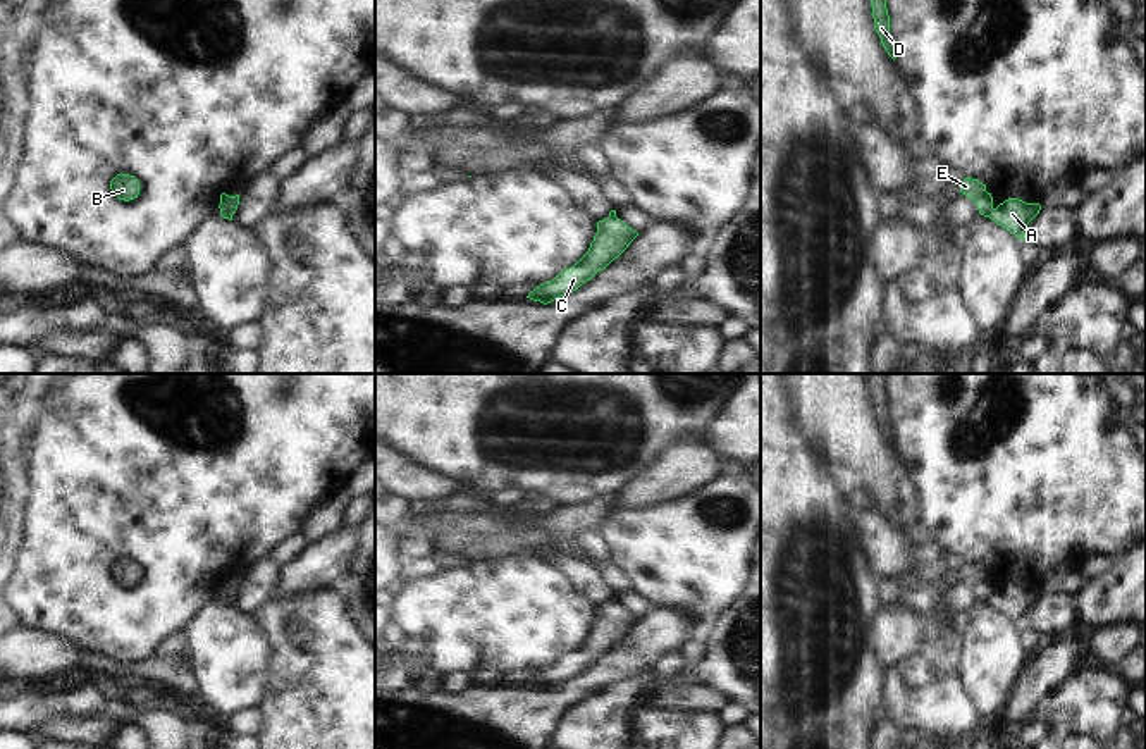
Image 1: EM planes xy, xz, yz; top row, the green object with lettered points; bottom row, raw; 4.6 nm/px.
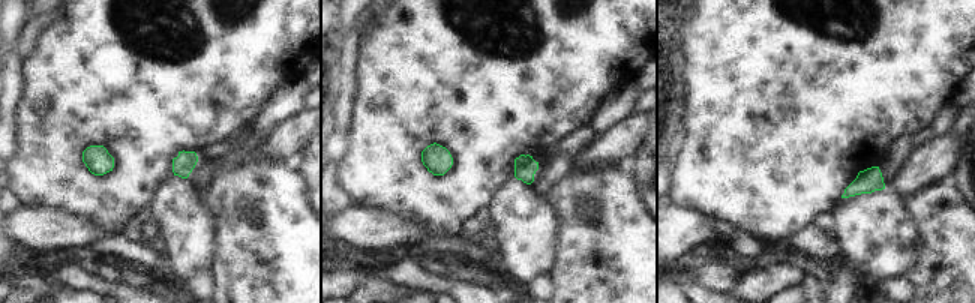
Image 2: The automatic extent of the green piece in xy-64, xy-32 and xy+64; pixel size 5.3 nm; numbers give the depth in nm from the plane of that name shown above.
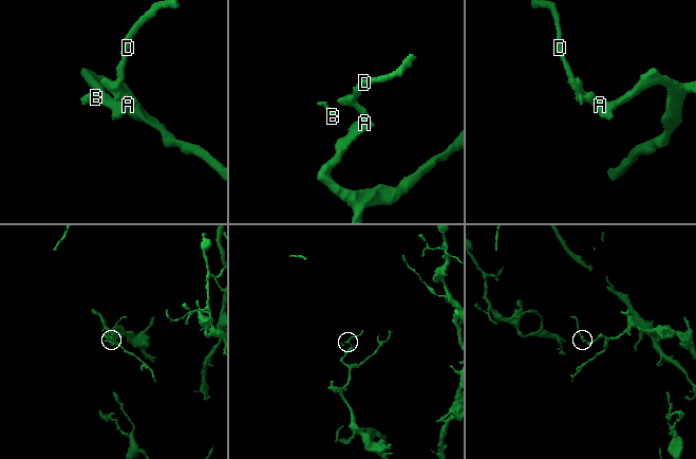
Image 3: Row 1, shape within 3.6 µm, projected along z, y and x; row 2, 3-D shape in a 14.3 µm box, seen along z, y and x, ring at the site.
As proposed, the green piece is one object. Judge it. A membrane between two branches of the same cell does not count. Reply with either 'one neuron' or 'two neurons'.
two neurons

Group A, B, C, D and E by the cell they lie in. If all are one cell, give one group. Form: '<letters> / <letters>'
A C / B D E

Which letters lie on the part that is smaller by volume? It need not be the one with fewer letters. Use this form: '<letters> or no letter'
B, D, E.

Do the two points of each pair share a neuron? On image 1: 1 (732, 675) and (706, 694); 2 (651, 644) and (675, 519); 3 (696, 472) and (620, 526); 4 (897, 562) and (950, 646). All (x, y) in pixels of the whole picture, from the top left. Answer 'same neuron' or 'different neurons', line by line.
1: different neurons
2: different neurons
3: different neurons
4: different neurons

